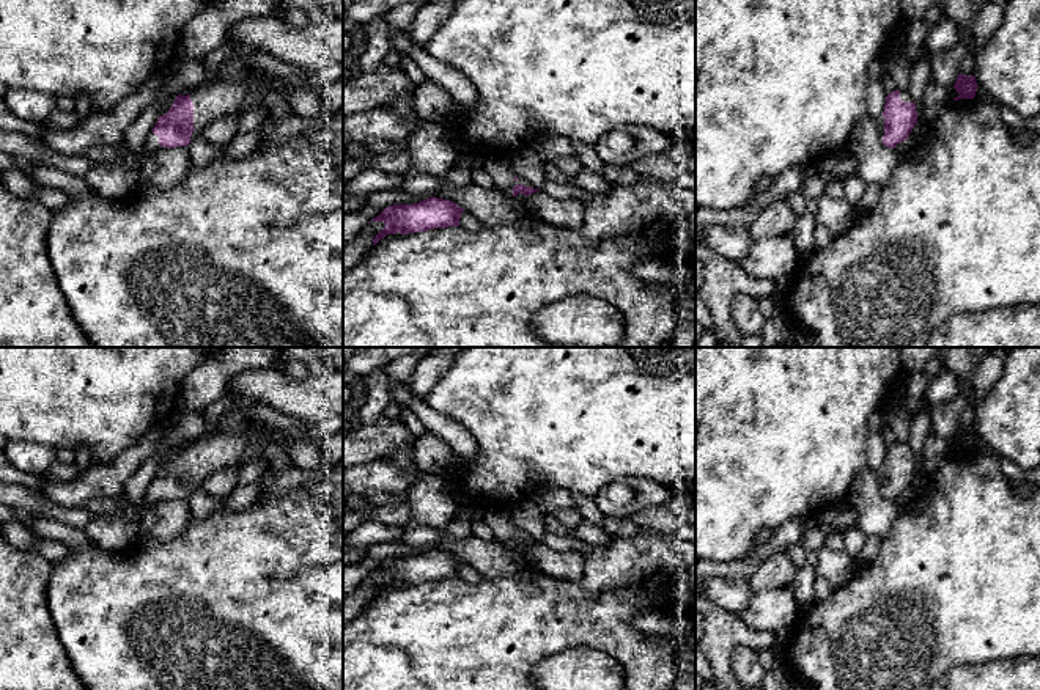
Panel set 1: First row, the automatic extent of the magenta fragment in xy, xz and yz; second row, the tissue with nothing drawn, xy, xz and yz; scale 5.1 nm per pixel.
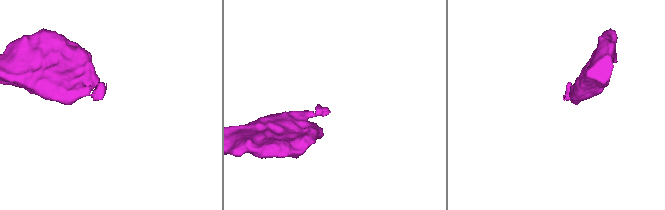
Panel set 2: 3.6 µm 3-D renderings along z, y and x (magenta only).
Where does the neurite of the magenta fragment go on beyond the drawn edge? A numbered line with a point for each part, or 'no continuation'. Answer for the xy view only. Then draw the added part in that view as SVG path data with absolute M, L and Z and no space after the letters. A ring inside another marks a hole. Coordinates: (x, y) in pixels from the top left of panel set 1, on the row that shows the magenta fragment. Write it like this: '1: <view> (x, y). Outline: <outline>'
1: xy (224, 98). Outline: M253 69L242 74L239 80L219 79L211 85L200 85L190 90L194 102L194 132L190 140L212 121L225 116L233 116L244 104L245 96L252 93L258 79Z

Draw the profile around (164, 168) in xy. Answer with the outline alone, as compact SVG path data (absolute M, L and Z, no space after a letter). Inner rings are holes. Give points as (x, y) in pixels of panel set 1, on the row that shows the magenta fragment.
M189 145L143 152L138 170L138 187L168 190L178 185L192 167Z

